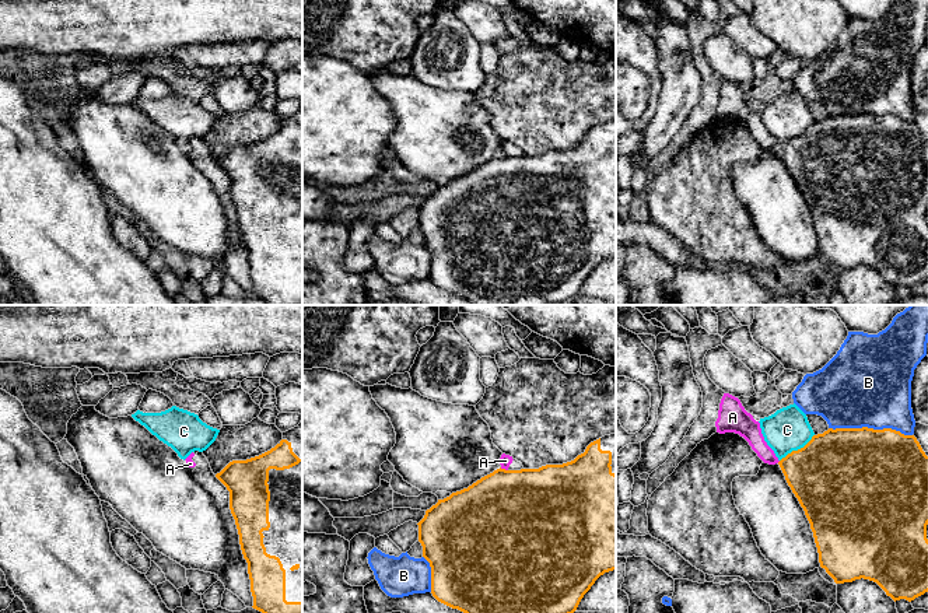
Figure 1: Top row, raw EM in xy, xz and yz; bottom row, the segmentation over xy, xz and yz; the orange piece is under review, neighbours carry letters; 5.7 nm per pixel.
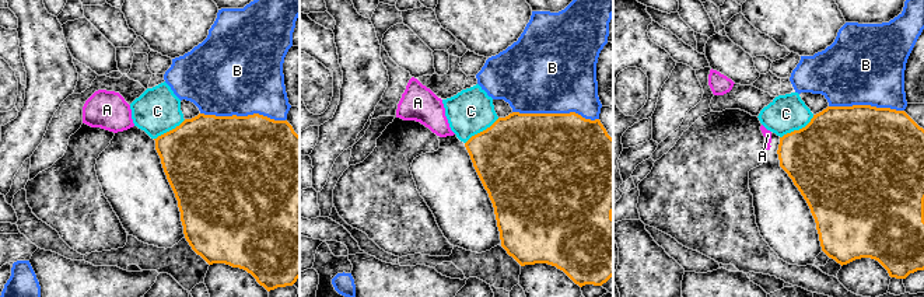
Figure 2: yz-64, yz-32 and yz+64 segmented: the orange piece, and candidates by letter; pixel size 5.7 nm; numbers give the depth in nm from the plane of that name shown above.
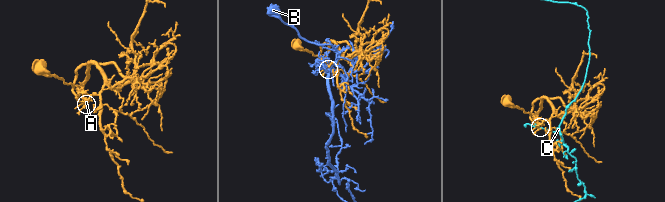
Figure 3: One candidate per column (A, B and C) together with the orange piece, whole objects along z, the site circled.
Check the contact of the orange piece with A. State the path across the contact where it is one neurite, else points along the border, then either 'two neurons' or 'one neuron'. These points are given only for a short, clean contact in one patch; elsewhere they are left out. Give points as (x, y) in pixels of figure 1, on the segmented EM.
along xz (500, 468), (507, 470) | two neurons

